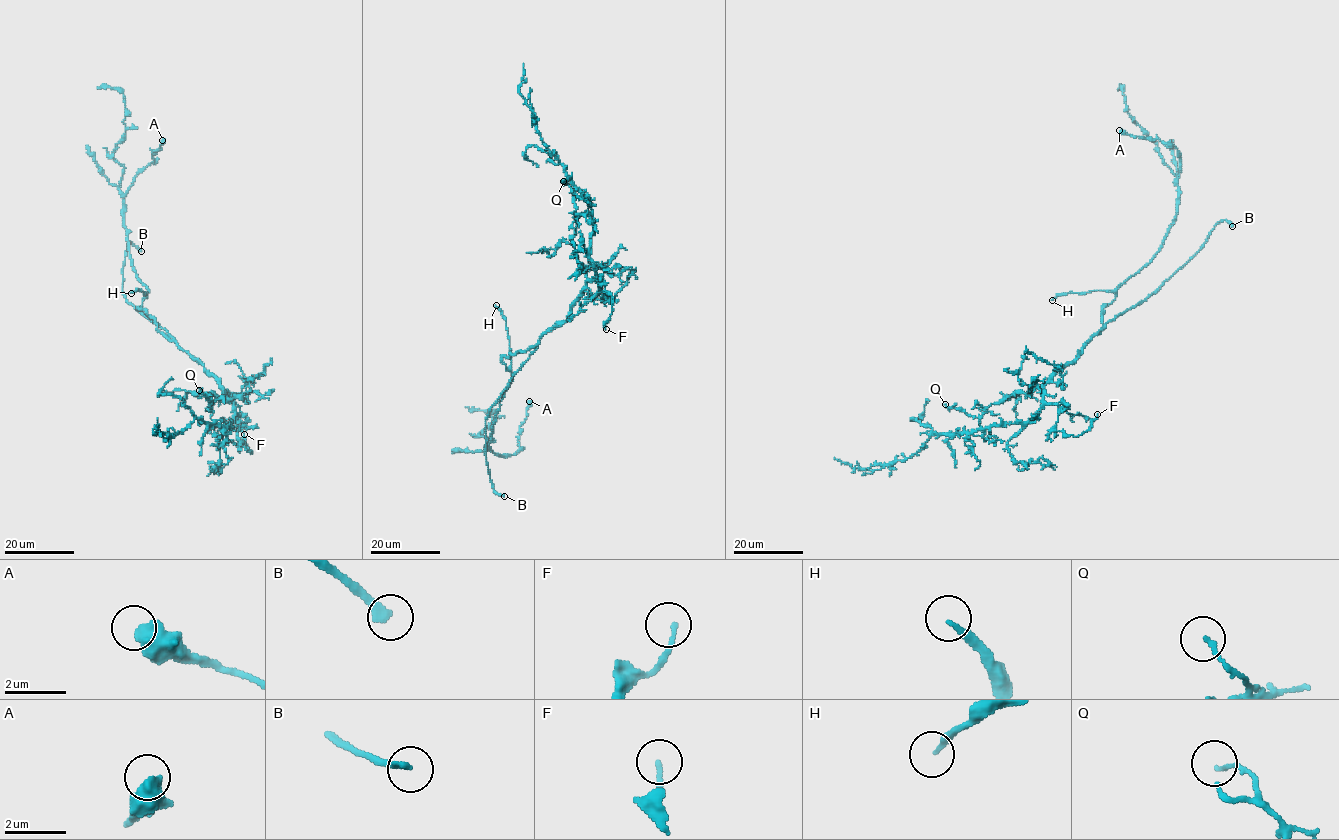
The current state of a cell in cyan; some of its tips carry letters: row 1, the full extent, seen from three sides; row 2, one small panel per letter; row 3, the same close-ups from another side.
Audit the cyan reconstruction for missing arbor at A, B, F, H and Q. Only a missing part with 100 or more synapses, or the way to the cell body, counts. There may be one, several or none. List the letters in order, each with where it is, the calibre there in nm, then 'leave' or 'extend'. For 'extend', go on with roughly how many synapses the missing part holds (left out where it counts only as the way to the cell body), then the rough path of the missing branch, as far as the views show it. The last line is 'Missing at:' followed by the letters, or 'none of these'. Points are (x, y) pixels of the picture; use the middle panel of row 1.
A: (529, 401) | 550 nm | leave
B: (504, 496) | 240 nm | extend | (504, 496), (506, 493), (511, 497), (517, 515), (514, 518), (517, 522)
F: (606, 329) | 160 nm | leave
H: (496, 305) | 170 nm | extend | 110 syn | (496, 305), (469, 262), (461, 240), (403, 174), (398, 141), (388, 126), (387, 119), (398, 104)
Q: (563, 181) | 130 nm | leave
Missing at: B, H

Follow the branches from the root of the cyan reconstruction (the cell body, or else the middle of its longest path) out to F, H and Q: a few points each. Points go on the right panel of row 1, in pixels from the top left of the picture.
F: (1093, 336), (1044, 385), (1043, 399), (1059, 407), (1052, 430), (1067, 435), (1087, 431), (1097, 414)
H: (1093, 336), (1104, 326), (1102, 308), (1115, 298), (1113, 291), (1065, 292), (1052, 300)
Q: (1093, 336), (1081, 353), (1041, 385), (1030, 392), (1014, 392), (990, 405), (981, 416), (970, 416), (945, 404)

